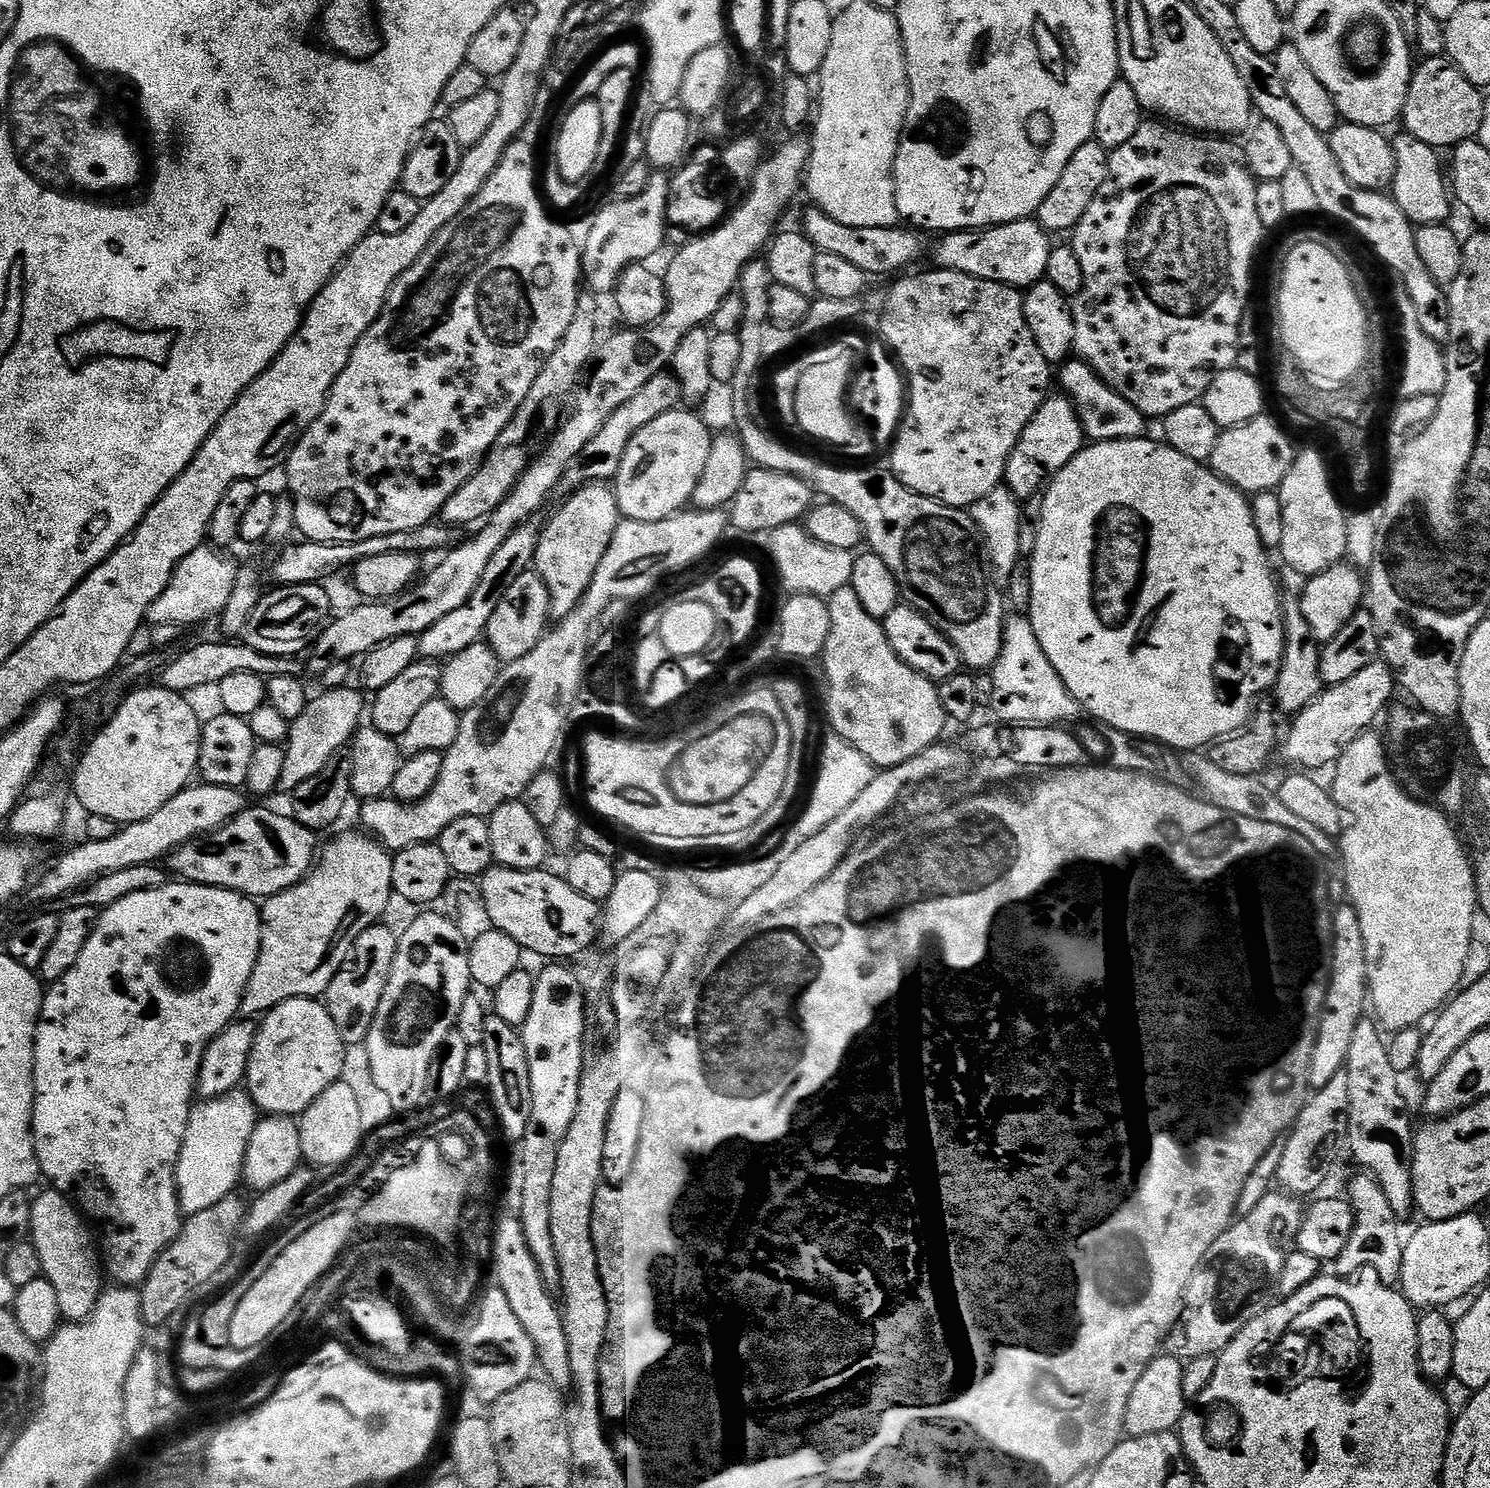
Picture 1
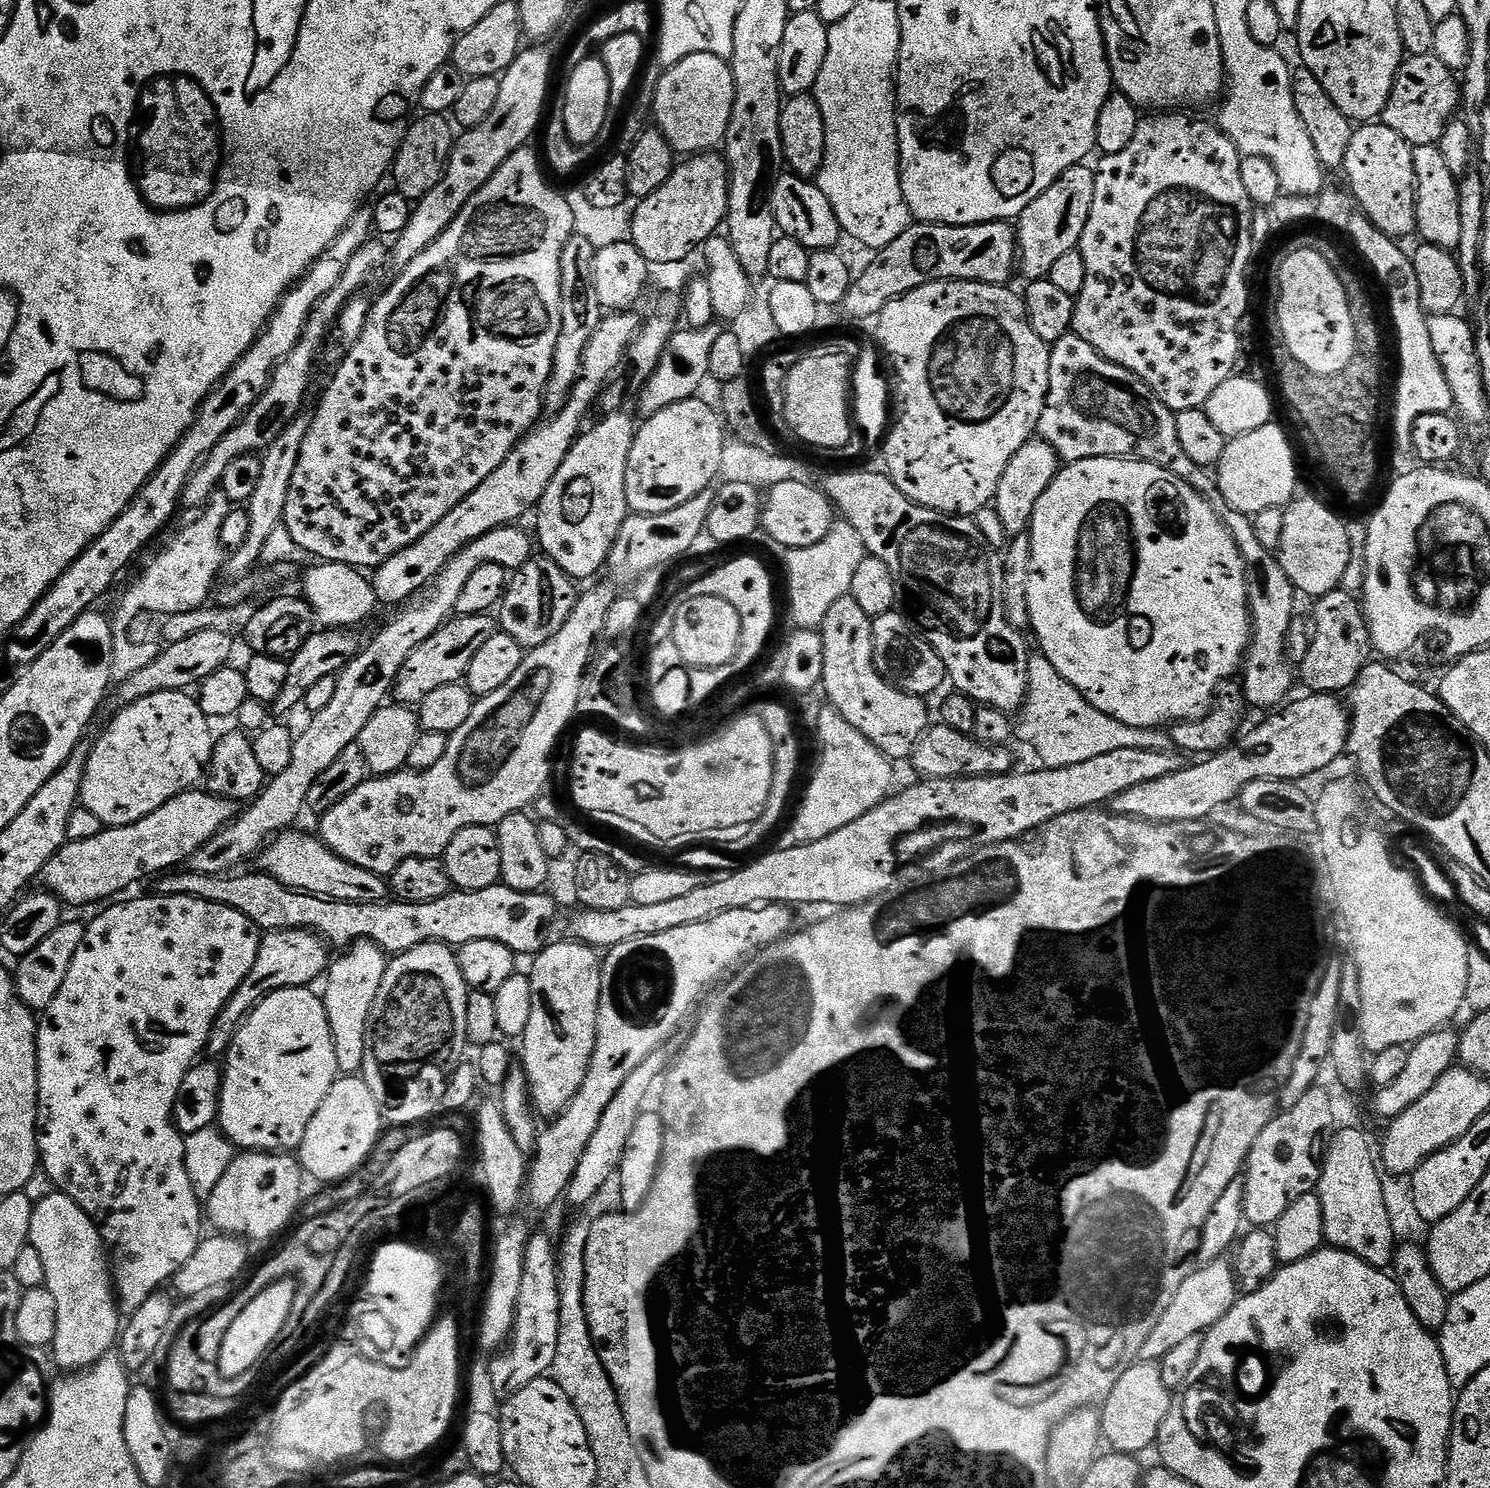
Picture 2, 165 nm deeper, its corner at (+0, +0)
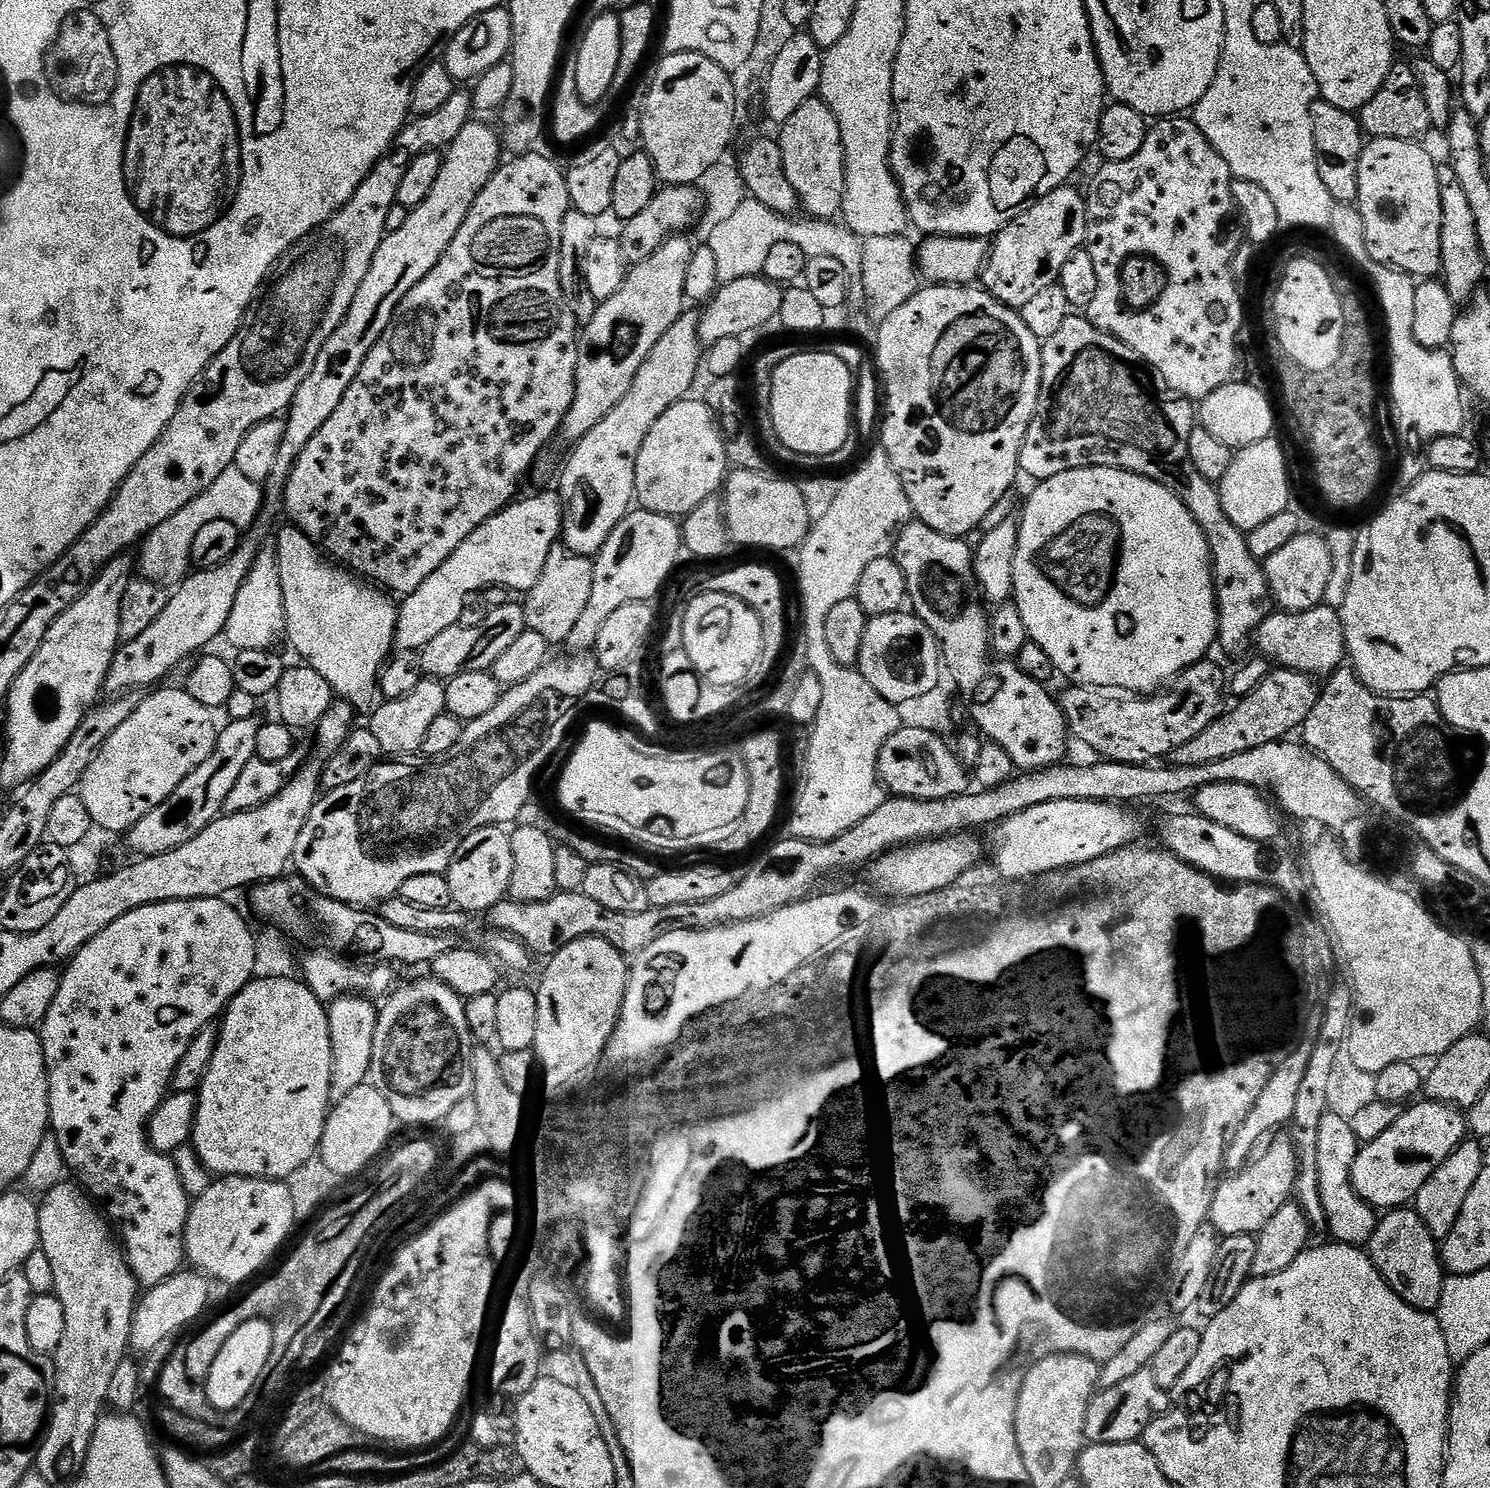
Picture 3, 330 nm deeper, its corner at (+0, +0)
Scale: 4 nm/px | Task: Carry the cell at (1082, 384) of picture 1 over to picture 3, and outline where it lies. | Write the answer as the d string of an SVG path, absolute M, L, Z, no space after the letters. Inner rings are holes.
M1069 314L1066 322L1062 322L1062 327L1054 333L1054 338L1043 341L1040 353L1042 382L1034 418L1022 442L1020 472L1039 482L1054 478L1054 474L1066 474L1066 470L1120 468L1169 488L1184 503L1186 510L1190 510L1206 534L1208 548L1212 551L1216 613L1220 619L1216 631L1218 648L1228 656L1243 657L1243 652L1253 643L1258 626L1274 611L1274 601L1263 563L1250 554L1247 535L1234 526L1234 522L1226 518L1226 510L1222 510L1219 487L1202 478L1194 462L1190 462L1190 430L1198 426L1198 412L1193 401L1183 398L1167 400L1163 391L1156 392L1143 358L1134 354L1126 342L1114 338L1106 330L1098 330L1098 326L1089 322L1084 314Z

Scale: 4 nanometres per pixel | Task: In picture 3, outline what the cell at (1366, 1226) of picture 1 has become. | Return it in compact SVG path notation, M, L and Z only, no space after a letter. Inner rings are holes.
M1328 1112L1322 1118L1322 1126L1318 1130L1318 1178L1320 1179L1320 1197L1322 1198L1322 1210L1324 1211L1324 1224L1332 1231L1331 1239L1337 1244L1354 1244L1357 1246L1367 1245L1372 1239L1376 1222L1378 1219L1377 1209L1367 1204L1354 1190L1352 1185L1352 1167L1356 1156L1361 1150L1360 1139L1354 1134L1352 1121L1346 1117L1339 1117L1338 1114Z

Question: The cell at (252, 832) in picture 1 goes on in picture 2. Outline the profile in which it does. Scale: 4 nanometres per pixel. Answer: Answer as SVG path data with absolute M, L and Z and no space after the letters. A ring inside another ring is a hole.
M296 831L281 832L265 847L258 857L259 871L288 888L308 892L312 896L325 896L328 900L351 904L382 904L389 899L390 884L385 877L370 870L362 870L362 866L354 866L354 862L346 862L346 858L334 854L334 850L330 850L315 835L307 836L304 832Z

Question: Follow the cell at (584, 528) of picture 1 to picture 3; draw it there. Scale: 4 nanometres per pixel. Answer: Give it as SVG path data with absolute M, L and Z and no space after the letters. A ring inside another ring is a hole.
M686 310L658 338L658 343L638 374L626 390L626 398L590 430L581 440L575 441L572 457L560 476L558 495L564 506L563 547L579 556L595 557L602 550L606 538L614 534L614 526L622 522L634 504L636 495L636 463L638 450L650 434L650 426L670 410L679 400L685 399L696 384L696 375L702 372L702 345L698 338L701 313Z

